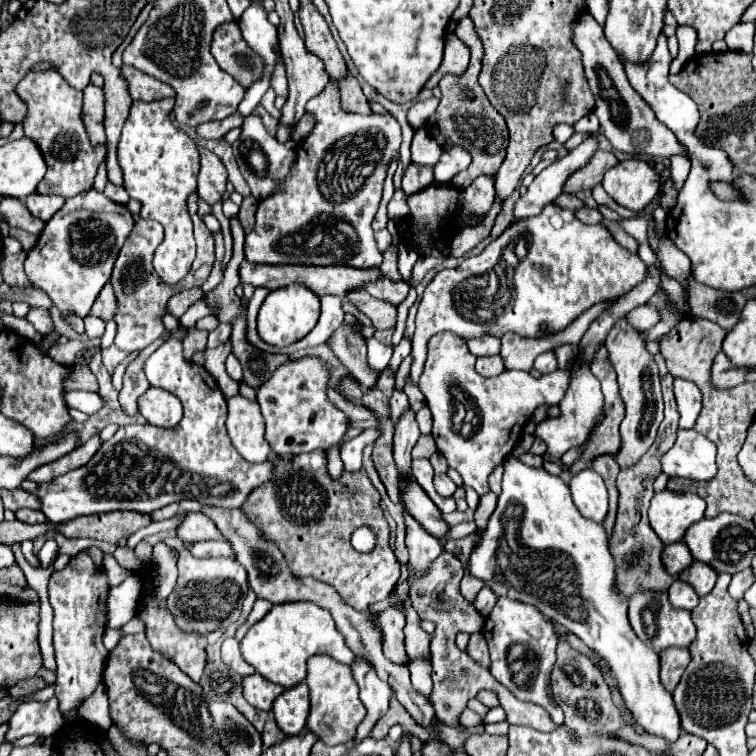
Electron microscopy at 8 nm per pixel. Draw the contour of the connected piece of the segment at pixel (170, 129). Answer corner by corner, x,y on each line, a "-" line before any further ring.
173,98
157,102
133,102
117,144
117,158
123,168
127,194
143,204
139,216
157,220
165,228
165,238
153,256
153,268
167,284
177,284
189,272
195,258
193,224
185,200
191,192
195,192
199,152
197,144
171,122
171,110

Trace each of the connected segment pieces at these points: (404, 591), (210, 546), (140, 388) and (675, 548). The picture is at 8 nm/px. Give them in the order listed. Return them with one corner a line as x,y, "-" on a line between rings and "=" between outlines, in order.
401,564
401,576
395,586
395,591
388,598
381,602
373,604
369,607
369,612
383,612
389,607
393,607
394,604
400,601
402,606
406,601
406,598
409,596
409,586
407,583
408,571
405,564
=
207,540
207,542
195,542
191,548
191,554
197,558
213,558
213,556
225,556
235,558
233,548
225,540
=
163,338
155,340
153,344
143,348
133,362
127,364
127,370
125,370
125,376
123,376
123,388
119,392
119,402
121,402
121,408
125,410
125,414
129,414
129,416
137,412
137,398
141,394
145,394
145,390
149,388
149,382
145,380
143,364
163,342
165,342
=
681,540
681,542
675,542
675,544
665,546
661,560
663,560
665,570
667,570
669,574
677,576
681,570
685,570
685,568
693,562
693,556
691,556
687,544

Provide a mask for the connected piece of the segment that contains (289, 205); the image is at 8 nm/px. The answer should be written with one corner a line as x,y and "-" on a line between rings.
331,80
325,90
307,102
307,112
313,114
315,126
311,134
297,144
297,158
289,176
279,184
271,196
263,198
257,208
257,224
245,236
245,258
249,262
265,264
351,264
355,268
379,266
383,256
373,238
373,216
381,202
383,180
393,158
399,154
401,128
393,114
361,116
341,108
341,94

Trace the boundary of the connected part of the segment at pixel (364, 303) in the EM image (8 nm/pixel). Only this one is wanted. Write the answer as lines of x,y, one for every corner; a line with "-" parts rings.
365,290
361,292
351,292
349,300
365,314
371,318
373,326
377,330
391,330
395,328
395,316
397,316
397,308
389,302
377,300
373,296
369,296

